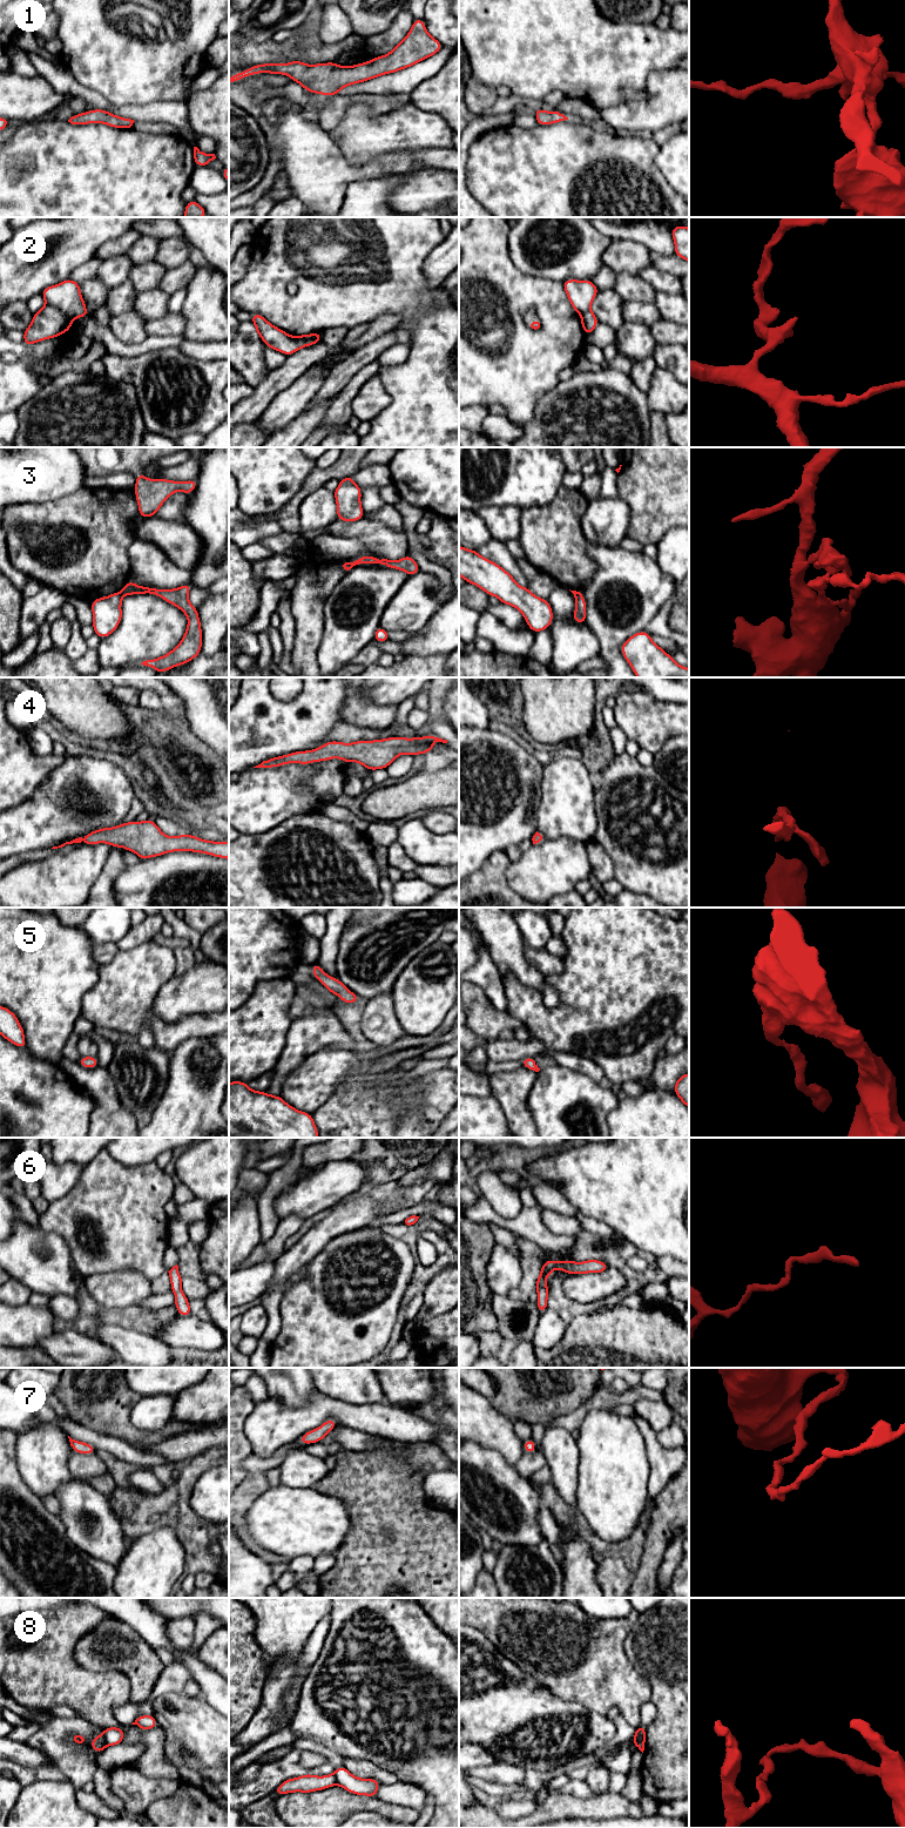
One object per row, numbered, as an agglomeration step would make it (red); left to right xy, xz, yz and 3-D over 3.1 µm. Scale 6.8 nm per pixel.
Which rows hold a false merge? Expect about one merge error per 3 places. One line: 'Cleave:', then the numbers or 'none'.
Cleave: 2, 3, 8

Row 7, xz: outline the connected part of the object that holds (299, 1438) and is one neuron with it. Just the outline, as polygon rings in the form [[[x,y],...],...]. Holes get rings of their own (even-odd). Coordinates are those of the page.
[[[329,1418],[319,1428],[305,1432],[302,1437],[298,1438],[298,1441],[305,1445],[309,1445],[310,1443],[322,1442],[322,1439],[336,1426],[337,1422],[333,1418]]]

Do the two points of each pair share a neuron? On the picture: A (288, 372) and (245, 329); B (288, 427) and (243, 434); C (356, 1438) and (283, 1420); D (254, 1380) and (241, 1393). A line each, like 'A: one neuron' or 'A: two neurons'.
A: two neurons
B: one neuron
C: two neurons
D: two neurons

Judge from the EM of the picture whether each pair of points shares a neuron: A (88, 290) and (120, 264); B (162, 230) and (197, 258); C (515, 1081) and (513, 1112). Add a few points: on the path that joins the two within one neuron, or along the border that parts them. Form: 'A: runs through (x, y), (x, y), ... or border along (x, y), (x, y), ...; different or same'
A: runs through (96, 288), (112, 272); same
B: border along (190, 245), (189, 258), (195, 264); different
C: runs through (513, 1088), (513, 1105); same

